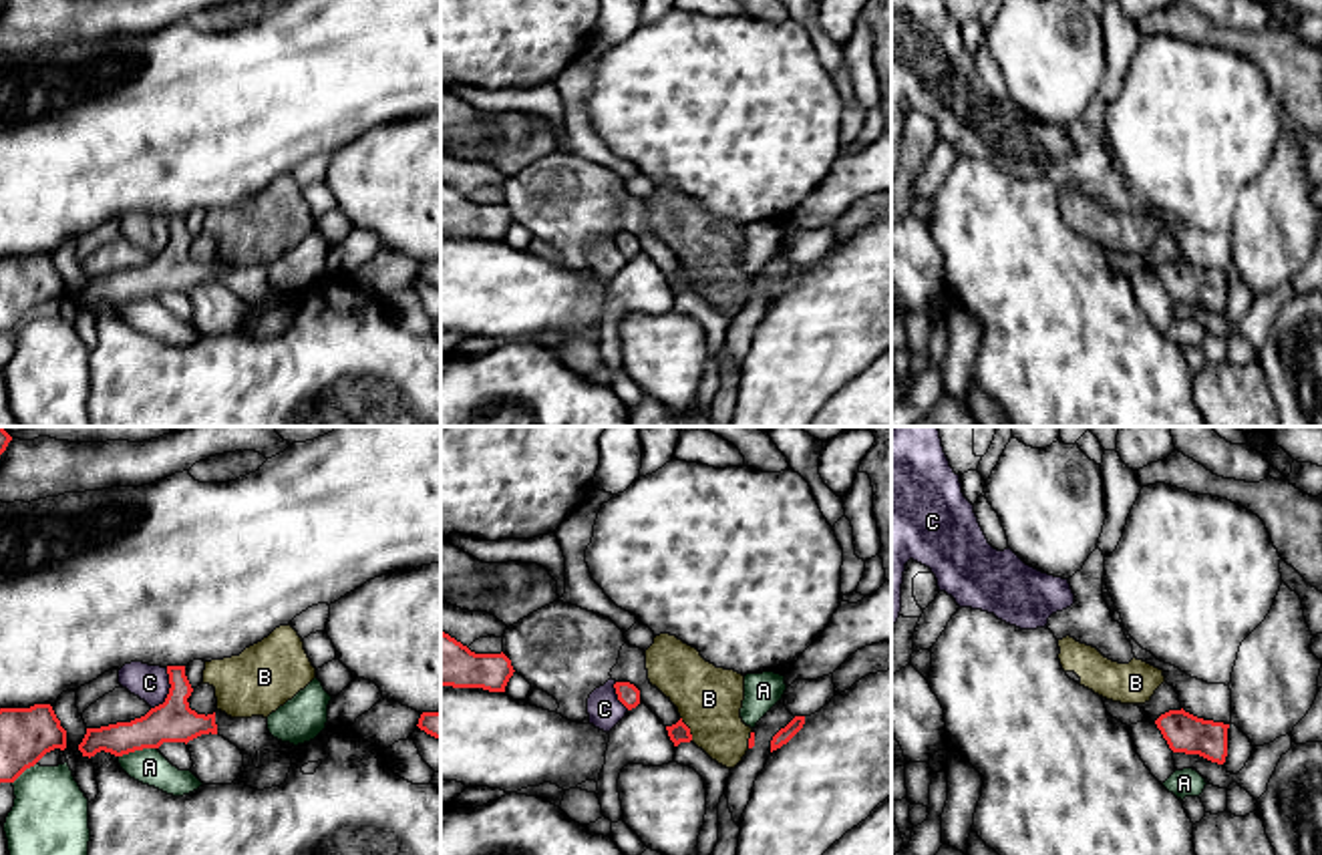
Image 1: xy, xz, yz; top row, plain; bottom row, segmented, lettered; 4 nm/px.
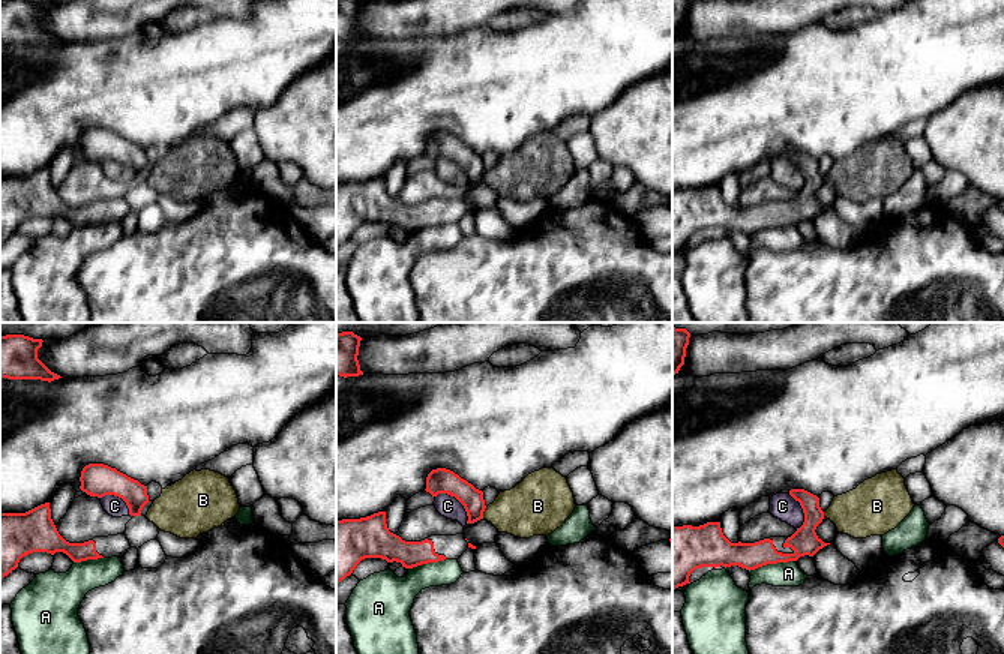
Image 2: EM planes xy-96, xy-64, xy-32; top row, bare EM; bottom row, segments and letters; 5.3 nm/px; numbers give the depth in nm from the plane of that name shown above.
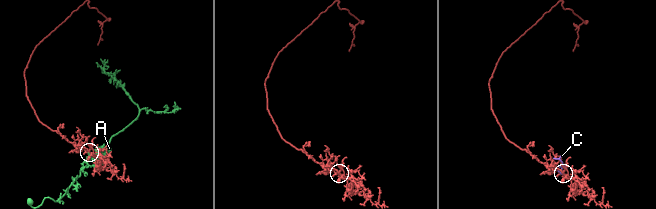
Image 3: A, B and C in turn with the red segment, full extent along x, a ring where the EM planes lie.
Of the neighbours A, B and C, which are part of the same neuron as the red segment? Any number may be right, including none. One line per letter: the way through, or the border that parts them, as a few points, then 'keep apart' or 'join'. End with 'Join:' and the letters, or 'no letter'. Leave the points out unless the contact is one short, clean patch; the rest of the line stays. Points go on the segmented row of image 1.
A: keep apart
B: along xz (681, 717), (693, 739) | keep apart
C: keep apart
Join: no letter

